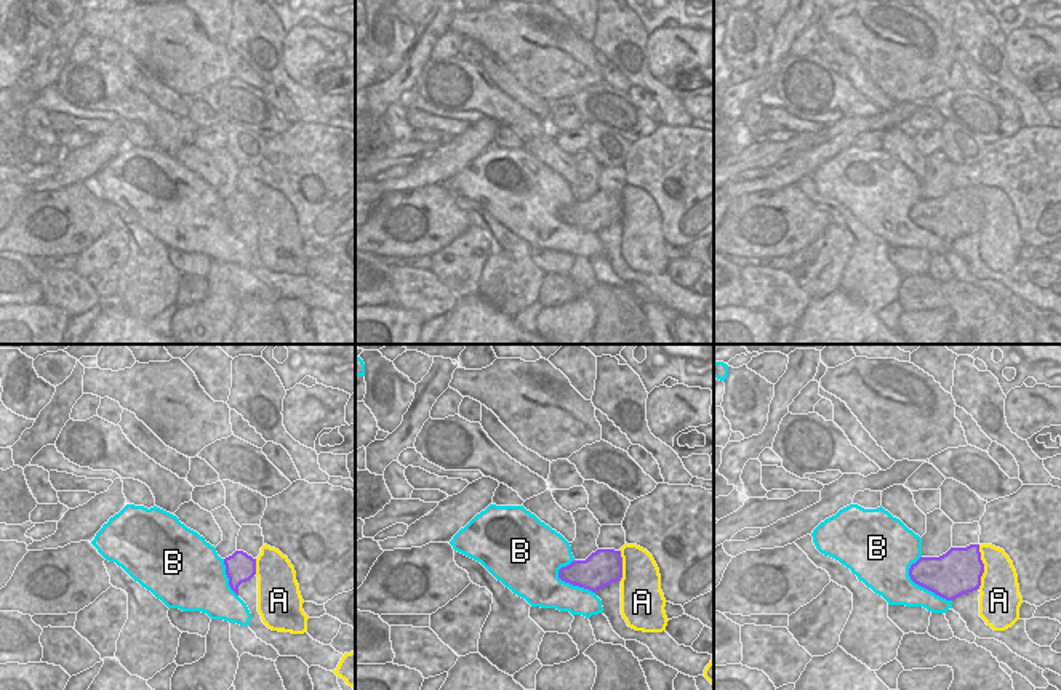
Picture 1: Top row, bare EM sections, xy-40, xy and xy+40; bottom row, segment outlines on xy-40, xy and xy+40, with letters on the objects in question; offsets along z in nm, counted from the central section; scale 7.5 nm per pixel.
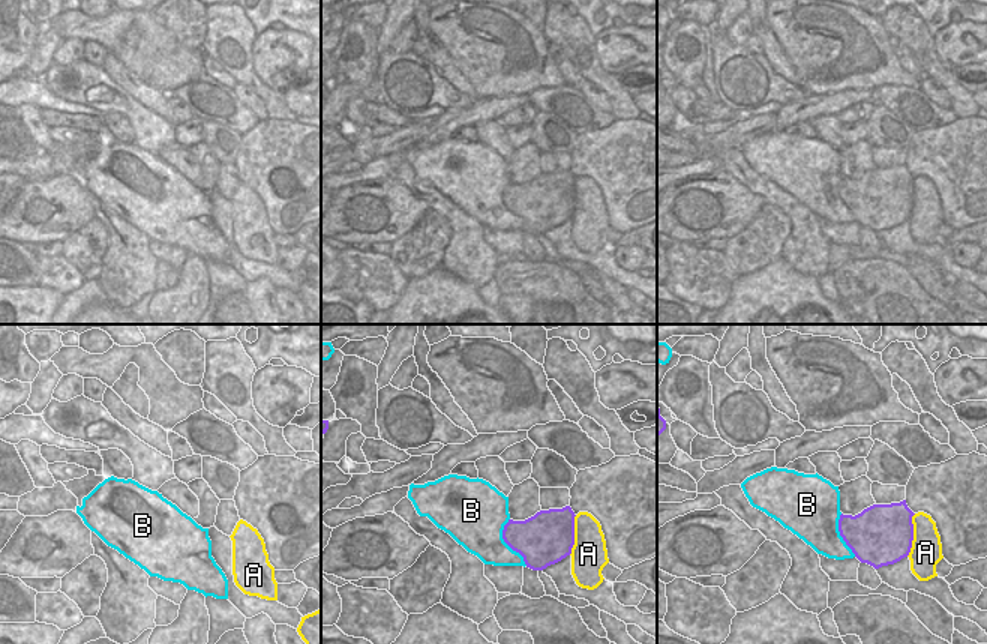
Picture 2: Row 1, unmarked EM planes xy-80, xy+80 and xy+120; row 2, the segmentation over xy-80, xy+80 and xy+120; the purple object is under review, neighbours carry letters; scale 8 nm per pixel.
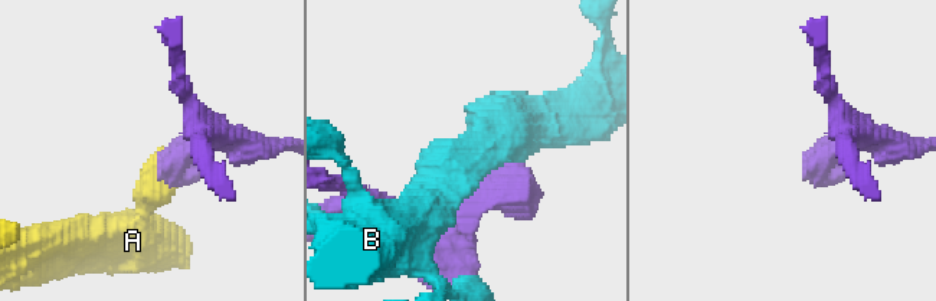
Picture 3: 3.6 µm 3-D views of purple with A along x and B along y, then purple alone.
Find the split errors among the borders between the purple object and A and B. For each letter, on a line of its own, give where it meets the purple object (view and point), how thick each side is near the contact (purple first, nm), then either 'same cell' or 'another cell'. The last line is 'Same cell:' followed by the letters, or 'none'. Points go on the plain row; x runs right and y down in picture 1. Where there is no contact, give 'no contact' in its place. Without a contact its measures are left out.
A: meets purple in xy+40 at (983, 208); 340 nm thick on the purple side, 300 nm on the other; another cell
B: meets purple in xy+40 at (925, 229); 340 nm thick on the purple side, 260 nm on the other; another cell
Same cell: none

